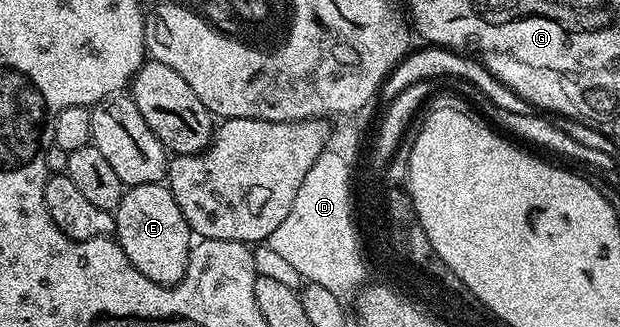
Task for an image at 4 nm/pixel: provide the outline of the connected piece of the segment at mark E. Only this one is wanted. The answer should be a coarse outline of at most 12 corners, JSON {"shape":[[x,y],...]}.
{"shape":[[164,183],[126,187],[115,239],[151,282],[178,284],[191,233]]}

